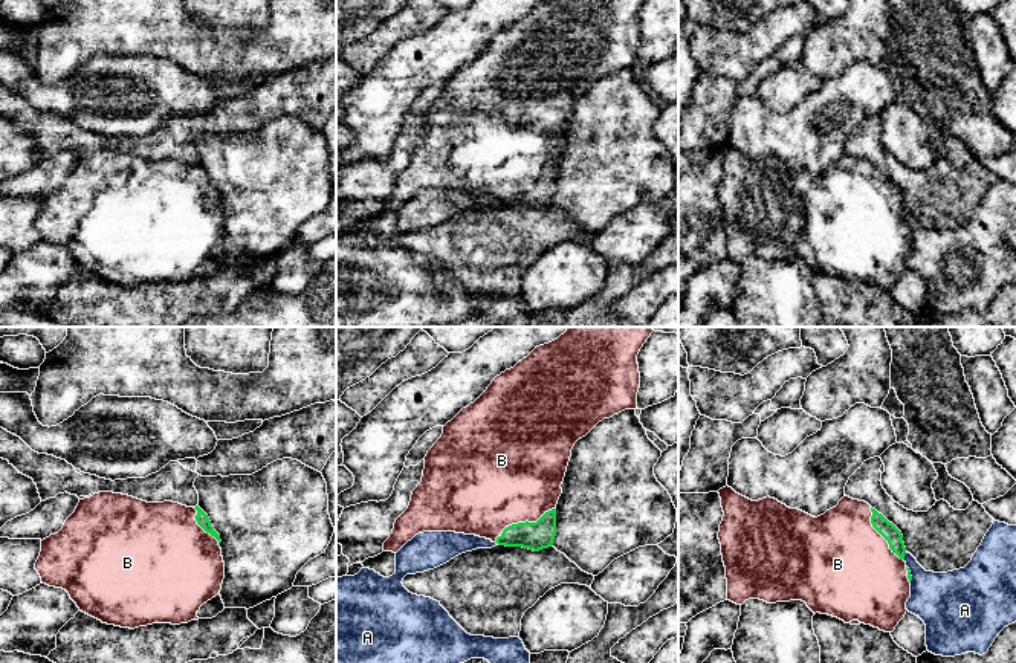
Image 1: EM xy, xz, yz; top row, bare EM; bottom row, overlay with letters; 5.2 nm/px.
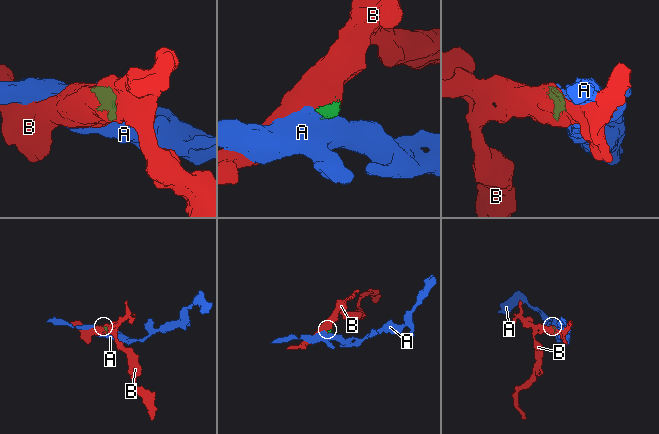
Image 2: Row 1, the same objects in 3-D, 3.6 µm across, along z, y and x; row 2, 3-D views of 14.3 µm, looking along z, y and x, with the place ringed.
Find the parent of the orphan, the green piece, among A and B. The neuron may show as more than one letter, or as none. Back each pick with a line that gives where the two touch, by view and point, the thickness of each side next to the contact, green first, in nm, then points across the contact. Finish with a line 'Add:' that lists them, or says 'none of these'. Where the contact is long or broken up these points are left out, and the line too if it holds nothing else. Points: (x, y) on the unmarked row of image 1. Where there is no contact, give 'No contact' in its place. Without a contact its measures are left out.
B: Touches green at xz (523, 181). Thickness 150 nm (green) against 480 nm
Add: B

